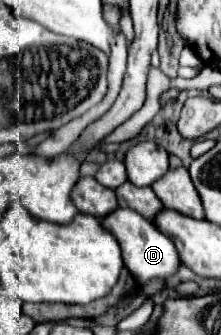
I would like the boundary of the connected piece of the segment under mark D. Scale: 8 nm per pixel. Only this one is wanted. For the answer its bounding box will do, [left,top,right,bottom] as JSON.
[100,208,180,284]

